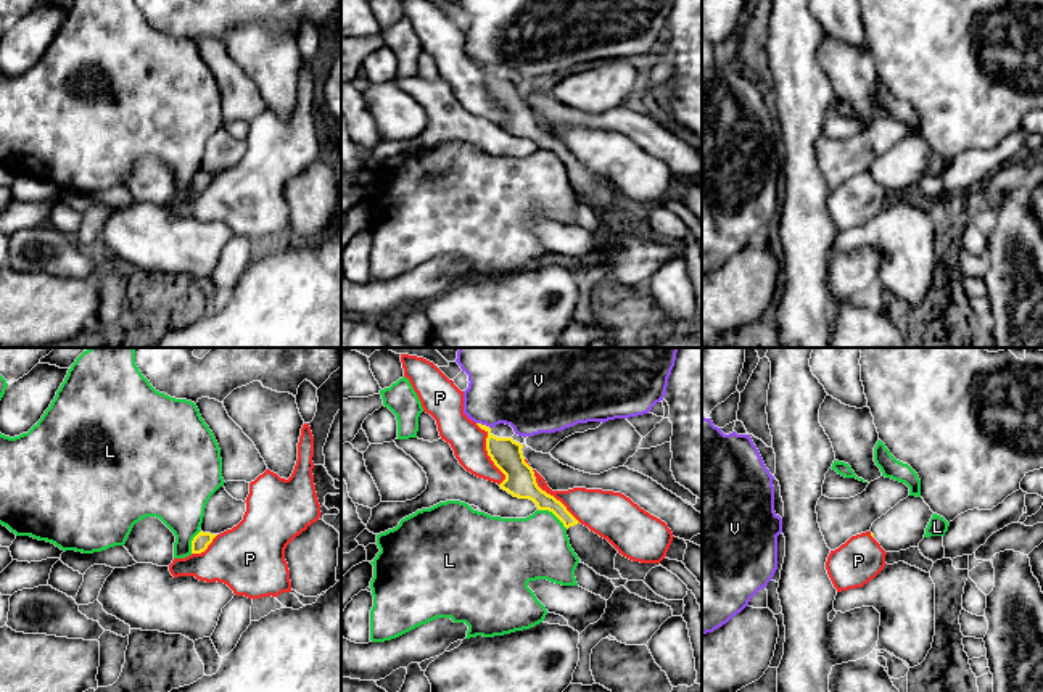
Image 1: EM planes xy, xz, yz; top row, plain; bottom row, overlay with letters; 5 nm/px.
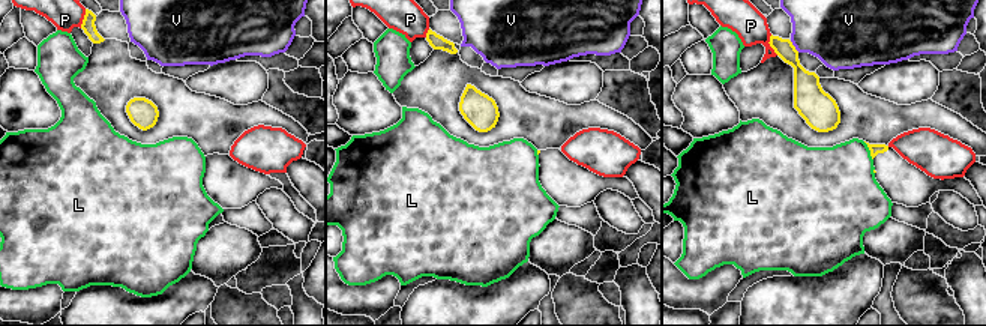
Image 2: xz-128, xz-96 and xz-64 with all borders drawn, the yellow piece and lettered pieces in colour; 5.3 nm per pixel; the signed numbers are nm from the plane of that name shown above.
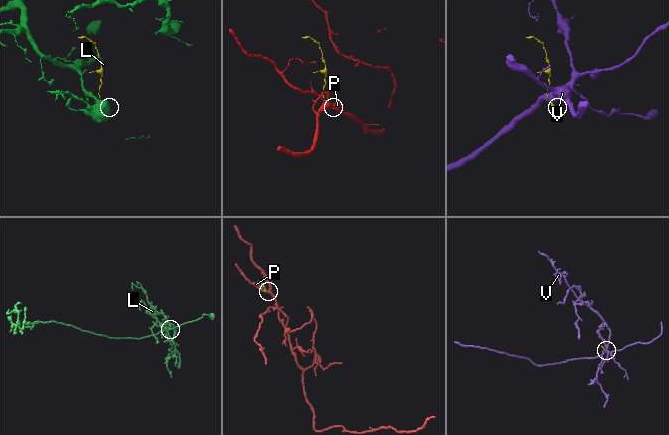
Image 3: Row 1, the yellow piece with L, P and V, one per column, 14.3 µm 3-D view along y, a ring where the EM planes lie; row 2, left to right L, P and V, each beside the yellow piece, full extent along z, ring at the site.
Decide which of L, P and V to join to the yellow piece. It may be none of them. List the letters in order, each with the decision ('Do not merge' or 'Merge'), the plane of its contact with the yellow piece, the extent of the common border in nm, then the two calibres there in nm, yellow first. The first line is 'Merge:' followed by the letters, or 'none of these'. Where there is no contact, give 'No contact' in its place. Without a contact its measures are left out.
Merge: none of these
L: Do not merge. Touches yellow in xz. Shared border 180 nm. Thickness 160 nm (yellow) against 320 nm
P: Do not merge. Touches yellow in xz. Shared border 340 nm. Thickness 160 nm (yellow) against 180 nm
V: Do not merge. Touches yellow in xz. Shared border 80 nm. Thickness 150 nm (yellow) against 400 nm

